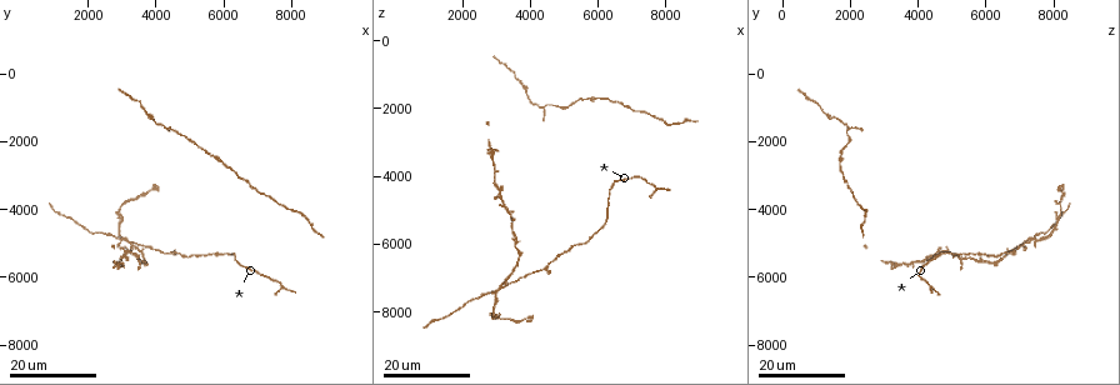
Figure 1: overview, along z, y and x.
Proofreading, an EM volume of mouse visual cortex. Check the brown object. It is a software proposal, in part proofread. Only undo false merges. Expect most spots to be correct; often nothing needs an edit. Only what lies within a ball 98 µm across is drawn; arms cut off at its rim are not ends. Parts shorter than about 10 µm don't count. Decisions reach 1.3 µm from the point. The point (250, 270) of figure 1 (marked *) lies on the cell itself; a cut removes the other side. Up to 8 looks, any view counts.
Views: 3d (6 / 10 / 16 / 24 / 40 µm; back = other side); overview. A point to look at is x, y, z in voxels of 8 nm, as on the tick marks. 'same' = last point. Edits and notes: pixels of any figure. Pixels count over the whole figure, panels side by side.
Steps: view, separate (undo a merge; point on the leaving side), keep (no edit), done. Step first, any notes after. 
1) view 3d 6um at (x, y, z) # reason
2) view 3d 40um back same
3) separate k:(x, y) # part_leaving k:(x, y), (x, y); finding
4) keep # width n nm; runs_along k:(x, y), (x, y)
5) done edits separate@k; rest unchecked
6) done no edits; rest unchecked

view 3d 16um at (4500, 5200, 6500) # calibre changes

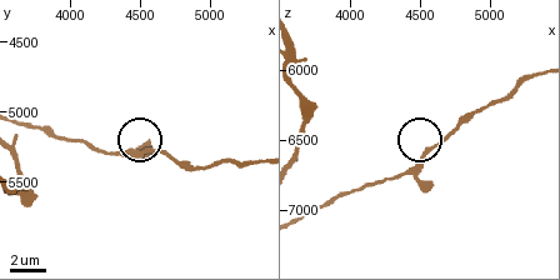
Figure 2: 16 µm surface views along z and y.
view 3d 10um at (4580, 5260, 6580) # closer look

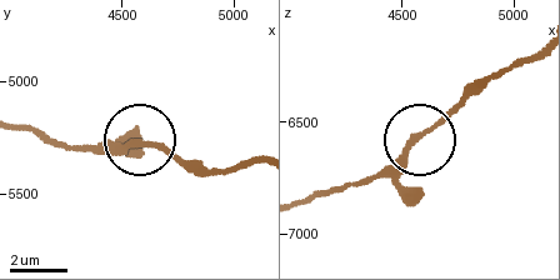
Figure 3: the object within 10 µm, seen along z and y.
keep # one cell here

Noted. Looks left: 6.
view 3d 24um at (5600, 2400, 1800)

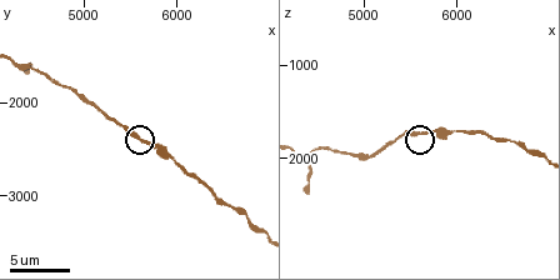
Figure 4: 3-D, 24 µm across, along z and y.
view 3d 10um at (5650, 2450, 1700)

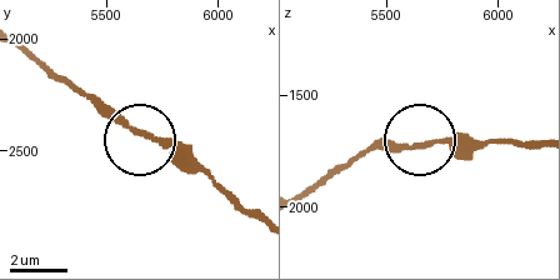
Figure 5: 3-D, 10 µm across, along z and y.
keep # runs_along 5:(534, 146), (441, 139), (365, 151); one cell here

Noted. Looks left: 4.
view 3d 6um at (4450, 1650, 1900) # calibre changes

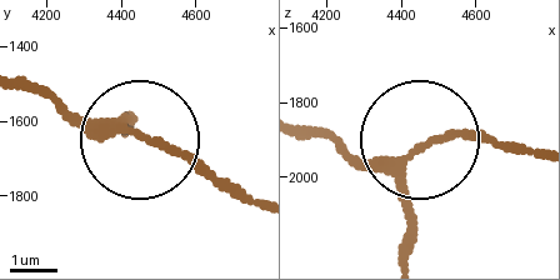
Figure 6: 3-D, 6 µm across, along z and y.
view 3d 6um back at (4470, 1650, 1910)

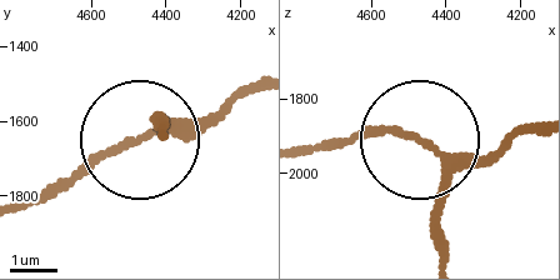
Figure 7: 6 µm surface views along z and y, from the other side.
keep # arms 3; runs_along 7:(301, 144), (398, 131), (445, 156), (481, 156), (529, 131); one cell here

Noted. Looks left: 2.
view 3d 16um at (3000, 4900, 7400) # four arms meet

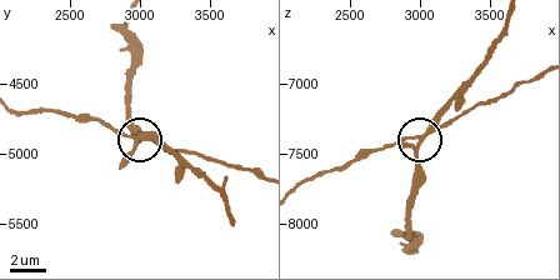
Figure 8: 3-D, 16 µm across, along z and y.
view 3d 6um at (3000, 4860, 7420)

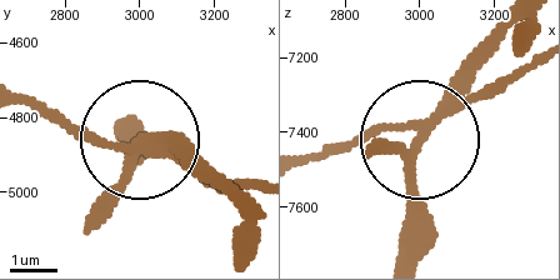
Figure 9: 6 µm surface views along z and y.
keep # width 220 nm; all the same cell

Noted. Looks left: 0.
done no edits; rest unchecked

